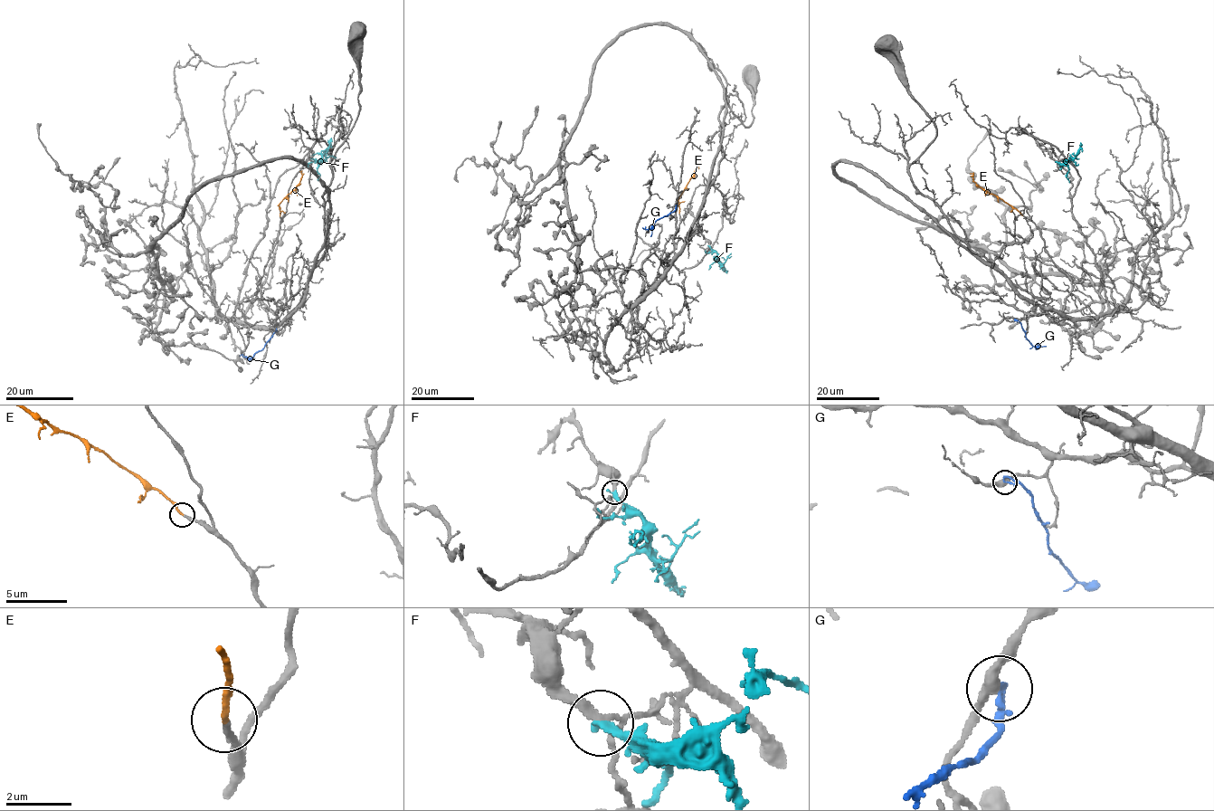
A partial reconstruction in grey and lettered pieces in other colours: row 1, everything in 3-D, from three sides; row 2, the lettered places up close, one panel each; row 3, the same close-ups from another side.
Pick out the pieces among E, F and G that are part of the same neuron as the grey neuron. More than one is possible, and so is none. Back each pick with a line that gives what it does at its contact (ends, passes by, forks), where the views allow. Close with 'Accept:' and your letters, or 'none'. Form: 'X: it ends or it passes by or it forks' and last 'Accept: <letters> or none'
E: it ends
Accept: E

